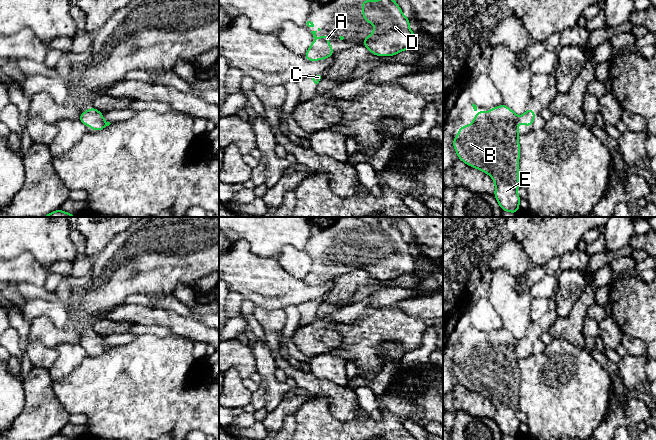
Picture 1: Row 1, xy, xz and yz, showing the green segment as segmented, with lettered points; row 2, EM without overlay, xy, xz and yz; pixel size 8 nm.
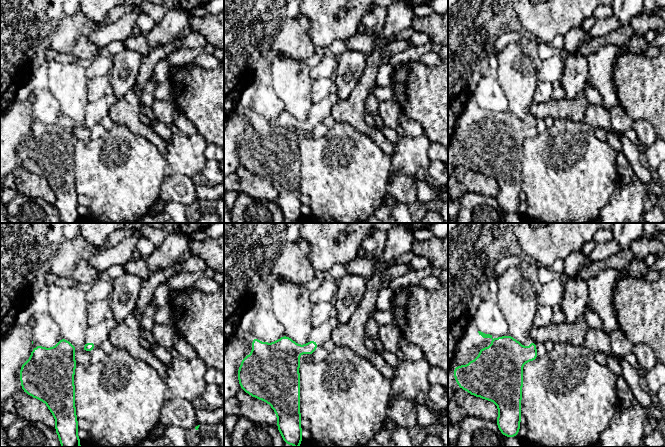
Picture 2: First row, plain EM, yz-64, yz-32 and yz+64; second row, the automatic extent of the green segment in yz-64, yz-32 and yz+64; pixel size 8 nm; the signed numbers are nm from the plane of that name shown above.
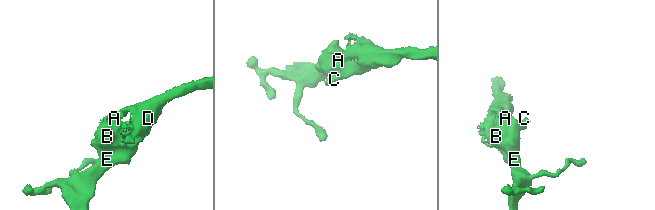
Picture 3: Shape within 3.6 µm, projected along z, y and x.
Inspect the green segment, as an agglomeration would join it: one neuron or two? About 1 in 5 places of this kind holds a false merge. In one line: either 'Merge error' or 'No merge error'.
No merge error

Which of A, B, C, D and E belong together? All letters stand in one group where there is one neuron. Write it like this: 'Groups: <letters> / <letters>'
Groups: A B C D E

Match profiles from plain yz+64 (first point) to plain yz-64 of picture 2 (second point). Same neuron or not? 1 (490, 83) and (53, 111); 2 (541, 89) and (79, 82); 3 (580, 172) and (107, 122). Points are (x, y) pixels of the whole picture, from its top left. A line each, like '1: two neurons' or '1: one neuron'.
1: one neuron
2: two neurons
3: two neurons

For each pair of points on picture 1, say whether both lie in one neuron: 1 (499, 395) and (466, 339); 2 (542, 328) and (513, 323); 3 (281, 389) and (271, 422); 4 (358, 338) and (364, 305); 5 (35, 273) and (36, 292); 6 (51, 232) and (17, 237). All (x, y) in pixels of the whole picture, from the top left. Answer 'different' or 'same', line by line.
1: same
2: different
3: different
4: different
5: different
6: same

